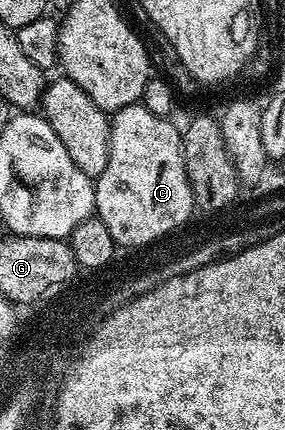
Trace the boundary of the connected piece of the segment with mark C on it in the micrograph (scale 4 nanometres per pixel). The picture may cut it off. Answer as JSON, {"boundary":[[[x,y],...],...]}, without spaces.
{"boundary":[[[135,103],[112,113],[109,126],[109,157],[107,170],[96,177],[95,215],[107,226],[114,245],[127,249],[131,244],[150,240],[150,237],[165,232],[177,221],[184,220],[189,206],[193,202],[193,191],[187,182],[187,170],[183,166],[181,132],[173,125],[172,119],[151,114],[142,104]]]}

